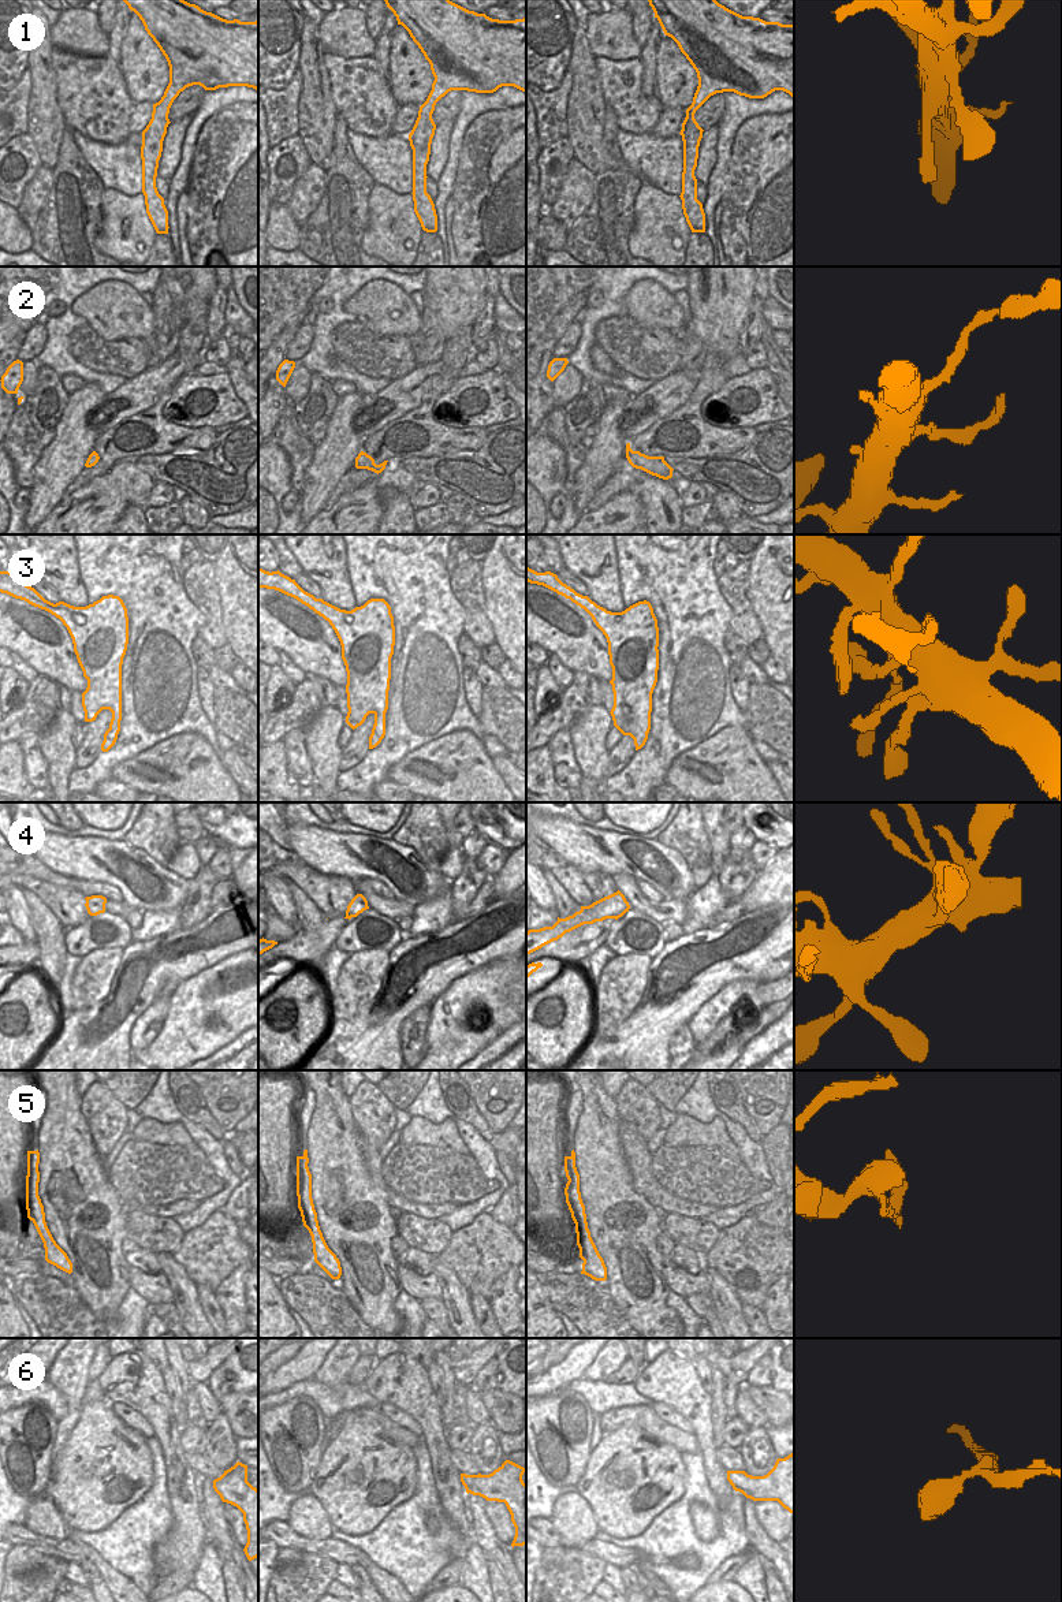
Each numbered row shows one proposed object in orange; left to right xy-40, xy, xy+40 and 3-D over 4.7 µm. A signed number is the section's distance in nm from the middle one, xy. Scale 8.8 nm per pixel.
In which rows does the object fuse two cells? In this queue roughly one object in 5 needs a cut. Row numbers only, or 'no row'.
no row.

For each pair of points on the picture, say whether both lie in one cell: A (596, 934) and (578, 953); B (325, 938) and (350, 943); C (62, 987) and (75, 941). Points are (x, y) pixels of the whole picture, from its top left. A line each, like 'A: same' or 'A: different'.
A: same
B: different
C: different

